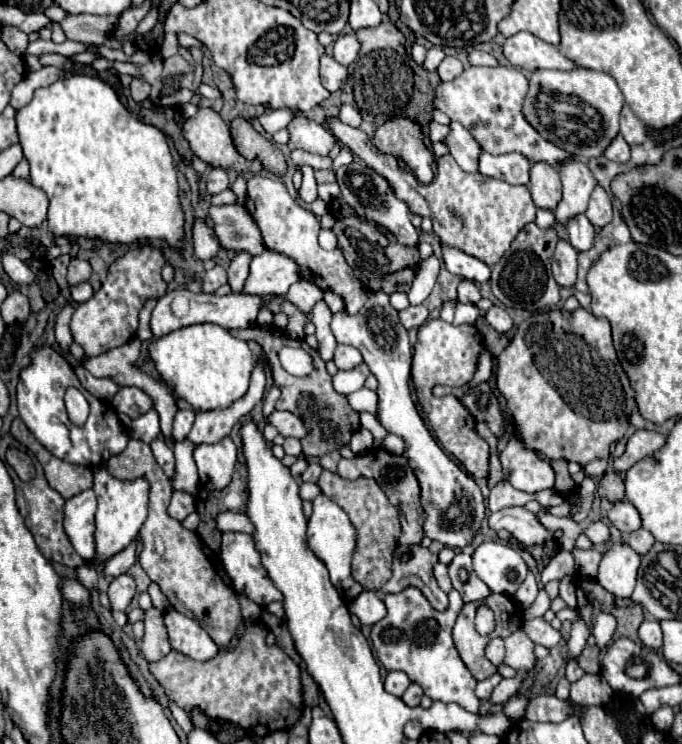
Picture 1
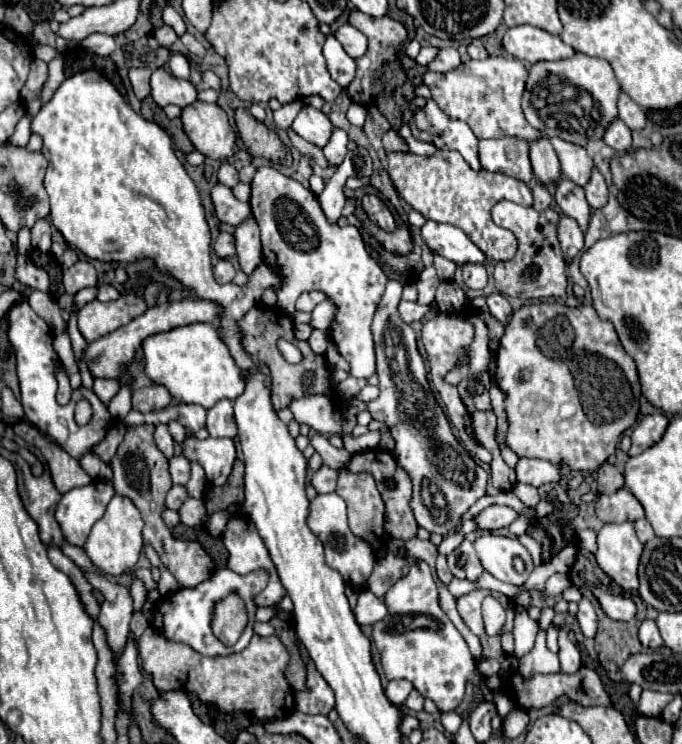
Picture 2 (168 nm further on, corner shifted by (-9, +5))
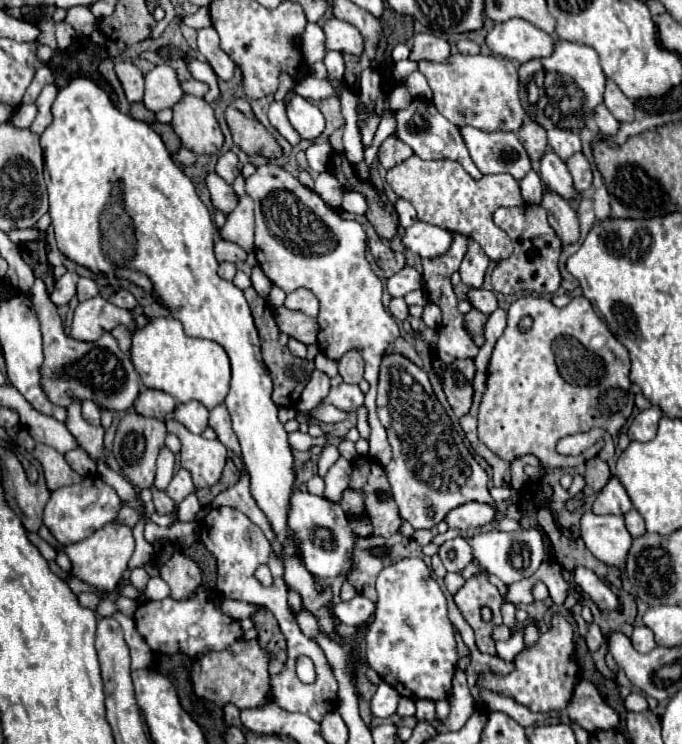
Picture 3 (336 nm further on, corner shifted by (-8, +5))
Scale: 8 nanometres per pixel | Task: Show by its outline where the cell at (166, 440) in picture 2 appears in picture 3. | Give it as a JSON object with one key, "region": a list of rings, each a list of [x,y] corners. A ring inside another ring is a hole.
{"region":[[[163,447],[159,457],[157,457],[157,477],[155,477],[155,489],[165,491],[171,477],[173,477],[173,465],[175,465],[175,455]]]}

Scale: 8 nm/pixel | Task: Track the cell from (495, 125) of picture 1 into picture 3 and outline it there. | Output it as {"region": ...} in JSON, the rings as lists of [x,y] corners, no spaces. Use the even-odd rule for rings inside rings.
{"region":[[[455,53],[447,63],[419,61],[419,71],[429,81],[433,91],[433,105],[457,127],[477,127],[487,133],[519,131],[525,111],[519,101],[517,67],[495,55],[461,55]]]}

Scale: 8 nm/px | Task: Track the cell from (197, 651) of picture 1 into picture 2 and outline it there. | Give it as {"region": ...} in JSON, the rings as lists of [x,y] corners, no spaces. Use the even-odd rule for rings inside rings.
{"region":[[[218,569],[212,573],[210,579],[206,579],[204,583],[200,583],[198,587],[192,587],[192,589],[178,589],[176,593],[168,595],[168,597],[162,597],[156,607],[154,607],[154,621],[152,625],[158,629],[158,633],[168,639],[168,641],[176,641],[176,643],[184,643],[184,645],[190,645],[194,651],[198,651],[200,655],[208,655],[208,657],[216,657],[216,655],[230,655],[234,651],[243,649],[246,647],[254,635],[252,627],[254,627],[256,603],[254,603],[254,595],[260,593],[264,587],[268,585],[268,571],[260,569],[260,571],[252,571],[248,575],[236,575],[232,573],[230,569]],[[226,589],[236,589],[236,593],[244,599],[247,614],[248,623],[243,634],[235,647],[226,647],[220,639],[214,637],[212,633],[212,619],[214,619],[214,605],[218,601],[222,601],[228,591]]]}

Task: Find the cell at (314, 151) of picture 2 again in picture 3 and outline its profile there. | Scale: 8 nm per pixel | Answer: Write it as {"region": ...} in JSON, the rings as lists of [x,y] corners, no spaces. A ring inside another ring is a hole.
{"region":[[[283,101],[271,103],[271,107],[269,107],[269,121],[271,121],[271,125],[273,125],[293,147],[299,145],[301,137],[299,137],[299,133],[291,127],[291,123],[289,123],[289,119],[287,119],[287,111],[285,111],[285,103],[283,103]]]}

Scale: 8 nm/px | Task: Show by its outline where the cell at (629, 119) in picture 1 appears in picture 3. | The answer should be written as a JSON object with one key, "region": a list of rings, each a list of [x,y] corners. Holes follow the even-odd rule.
{"region":[[[607,79],[607,89],[605,89],[605,101],[607,109],[613,113],[613,117],[621,123],[625,121],[633,121],[635,119],[635,105],[631,99],[627,99],[621,89],[611,81]]]}

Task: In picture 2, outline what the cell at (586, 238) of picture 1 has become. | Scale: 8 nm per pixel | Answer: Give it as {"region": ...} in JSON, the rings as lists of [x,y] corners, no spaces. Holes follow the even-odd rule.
{"region":[[[562,175],[556,181],[556,195],[554,195],[554,199],[560,205],[562,213],[568,215],[568,217],[574,217],[578,221],[580,229],[586,231],[588,221],[590,221],[590,207],[586,203],[584,189]]]}

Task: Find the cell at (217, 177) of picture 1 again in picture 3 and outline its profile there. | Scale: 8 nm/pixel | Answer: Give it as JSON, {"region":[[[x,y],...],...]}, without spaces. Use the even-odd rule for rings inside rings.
{"region":[[[227,151],[227,153],[223,153],[223,155],[219,157],[215,171],[217,171],[217,175],[223,177],[227,183],[233,183],[235,177],[239,175],[237,163],[239,163],[239,161],[237,161],[237,155],[231,153],[231,151]]]}

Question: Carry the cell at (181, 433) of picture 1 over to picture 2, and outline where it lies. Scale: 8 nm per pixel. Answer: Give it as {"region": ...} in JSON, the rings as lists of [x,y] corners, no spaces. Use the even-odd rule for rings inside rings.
{"region":[[[178,403],[170,405],[164,411],[156,413],[140,413],[140,411],[130,411],[124,419],[124,425],[140,425],[140,423],[170,423],[178,421],[180,425],[186,427],[188,433],[196,433],[198,429],[204,427],[206,423],[206,409],[202,405],[188,405],[188,403]]]}

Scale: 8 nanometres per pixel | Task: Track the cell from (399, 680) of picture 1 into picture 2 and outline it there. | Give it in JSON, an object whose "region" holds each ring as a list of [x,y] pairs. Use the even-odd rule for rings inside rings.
{"region":[[[400,679],[400,681],[390,681],[388,683],[388,687],[384,689],[384,693],[386,693],[386,697],[388,697],[388,701],[392,701],[394,705],[402,705],[404,703],[404,699],[408,697],[408,693],[412,691],[412,683],[408,683],[406,679]]]}

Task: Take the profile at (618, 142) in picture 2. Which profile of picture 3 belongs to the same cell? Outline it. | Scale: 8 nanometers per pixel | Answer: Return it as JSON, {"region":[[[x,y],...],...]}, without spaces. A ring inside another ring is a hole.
{"region":[[[599,105],[599,107],[595,109],[595,121],[597,121],[599,133],[601,133],[603,137],[613,137],[613,135],[617,135],[617,131],[619,131],[619,121],[607,111],[605,105]]]}

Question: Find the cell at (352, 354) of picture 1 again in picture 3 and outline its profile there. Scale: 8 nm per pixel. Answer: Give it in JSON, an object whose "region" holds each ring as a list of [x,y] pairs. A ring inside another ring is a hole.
{"region":[[[261,165],[257,171],[247,179],[247,193],[255,201],[255,257],[265,271],[265,275],[281,287],[285,293],[291,293],[293,289],[309,289],[319,299],[319,349],[329,359],[339,361],[347,351],[357,349],[365,363],[365,380],[369,381],[371,389],[365,397],[365,405],[369,409],[369,423],[371,423],[371,437],[369,437],[369,455],[377,459],[383,467],[391,461],[391,445],[387,441],[385,427],[381,425],[377,413],[375,413],[375,391],[377,391],[377,375],[379,375],[379,363],[381,355],[389,347],[389,343],[399,335],[399,327],[395,319],[385,311],[381,303],[383,295],[383,281],[375,275],[371,269],[365,249],[367,249],[367,235],[363,227],[357,221],[345,221],[337,215],[335,209],[327,207],[323,199],[301,185],[289,171],[277,165]]]}

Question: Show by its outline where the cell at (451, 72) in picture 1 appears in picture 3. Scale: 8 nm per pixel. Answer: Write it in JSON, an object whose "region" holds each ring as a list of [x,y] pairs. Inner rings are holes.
{"region":[[[419,33],[415,35],[415,45],[411,49],[409,59],[413,61],[433,61],[433,63],[445,63],[451,55],[451,47],[445,39],[439,39],[435,35]]]}

